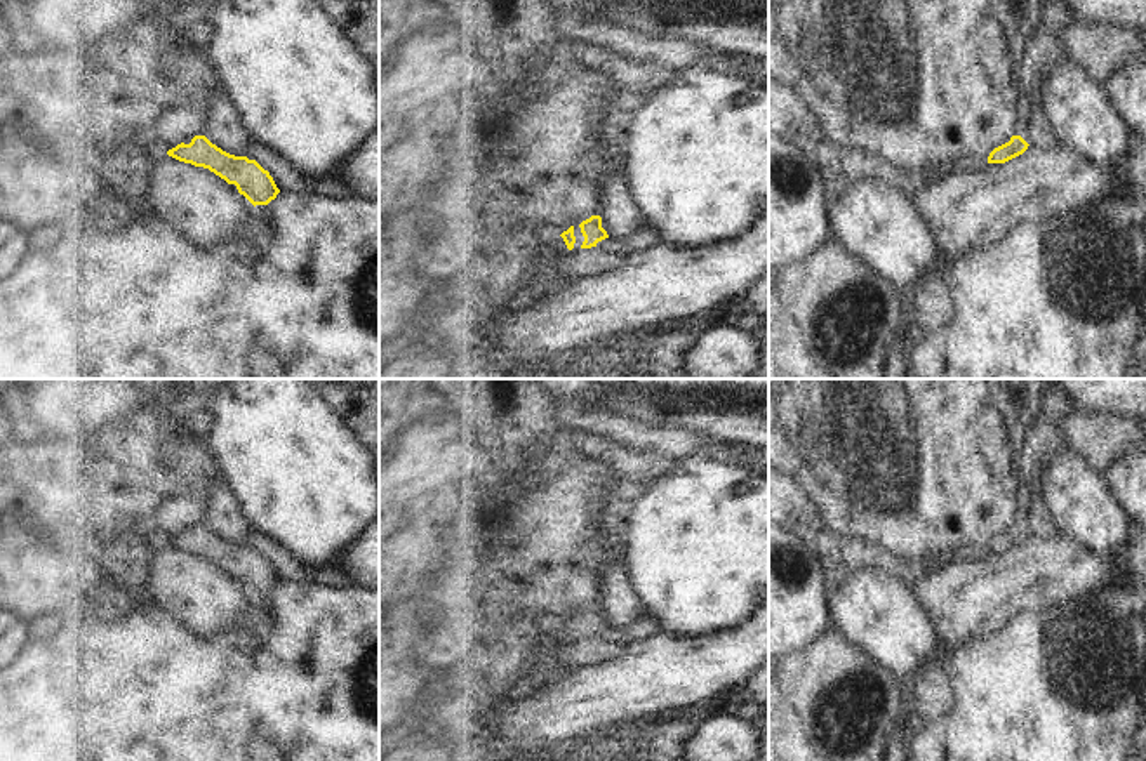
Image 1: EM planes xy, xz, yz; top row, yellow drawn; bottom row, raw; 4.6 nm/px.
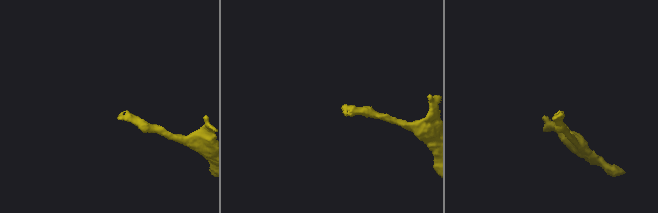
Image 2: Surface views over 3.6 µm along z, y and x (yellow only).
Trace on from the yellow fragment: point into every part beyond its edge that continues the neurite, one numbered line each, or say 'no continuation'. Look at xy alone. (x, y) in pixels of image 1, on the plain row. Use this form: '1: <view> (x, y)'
no continuation

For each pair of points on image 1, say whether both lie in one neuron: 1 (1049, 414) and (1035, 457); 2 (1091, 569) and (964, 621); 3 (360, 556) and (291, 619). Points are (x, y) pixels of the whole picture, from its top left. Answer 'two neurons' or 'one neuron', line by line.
1: one neuron
2: one neuron
3: two neurons

